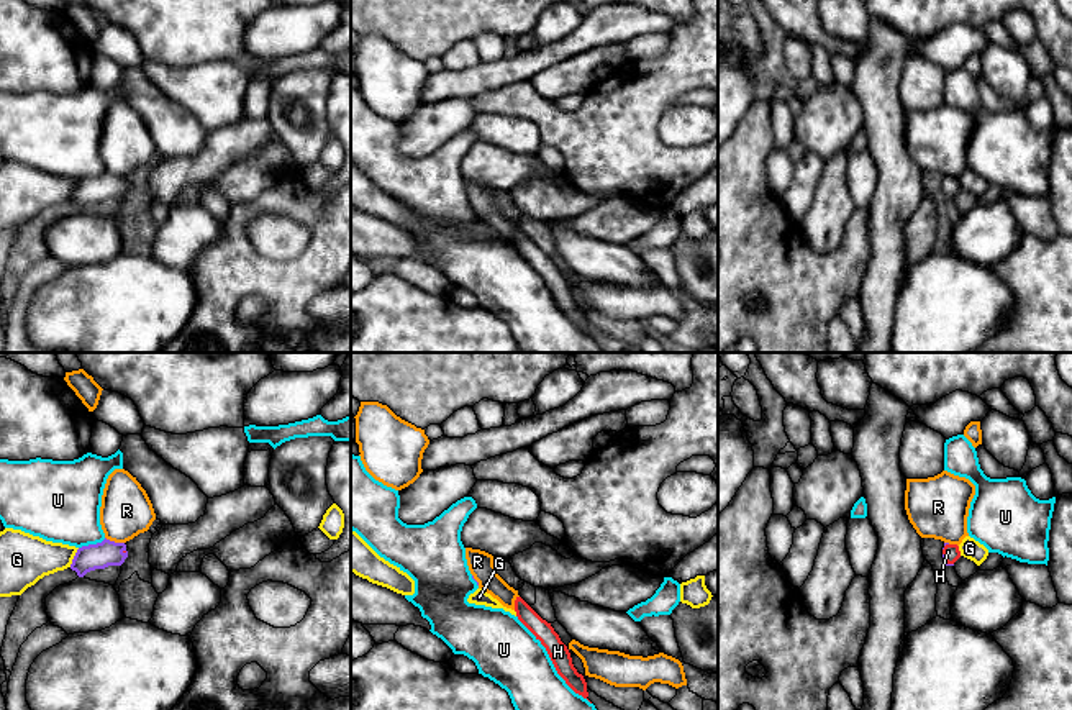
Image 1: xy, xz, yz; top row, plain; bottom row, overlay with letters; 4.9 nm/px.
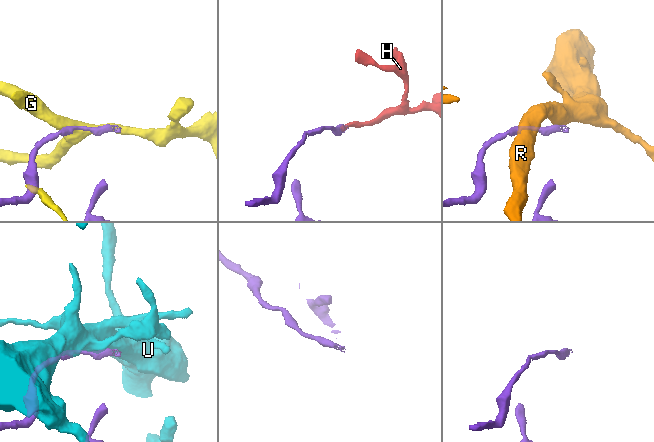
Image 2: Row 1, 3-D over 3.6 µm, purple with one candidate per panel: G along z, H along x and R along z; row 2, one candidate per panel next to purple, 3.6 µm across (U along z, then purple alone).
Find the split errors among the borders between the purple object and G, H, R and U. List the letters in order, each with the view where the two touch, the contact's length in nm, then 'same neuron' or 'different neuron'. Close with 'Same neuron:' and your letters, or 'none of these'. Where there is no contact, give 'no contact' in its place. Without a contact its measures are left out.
G: meets purple in xy; contact 110 nm long; different neuron
H: meets purple in yz; contact 40 nm long; same neuron
R: meets purple in xy; contact 100 nm long; different neuron
U: meets purple in xy; contact 140 nm long; different neuron
Same neuron: H

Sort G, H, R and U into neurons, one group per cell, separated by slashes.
G / H / R / U

